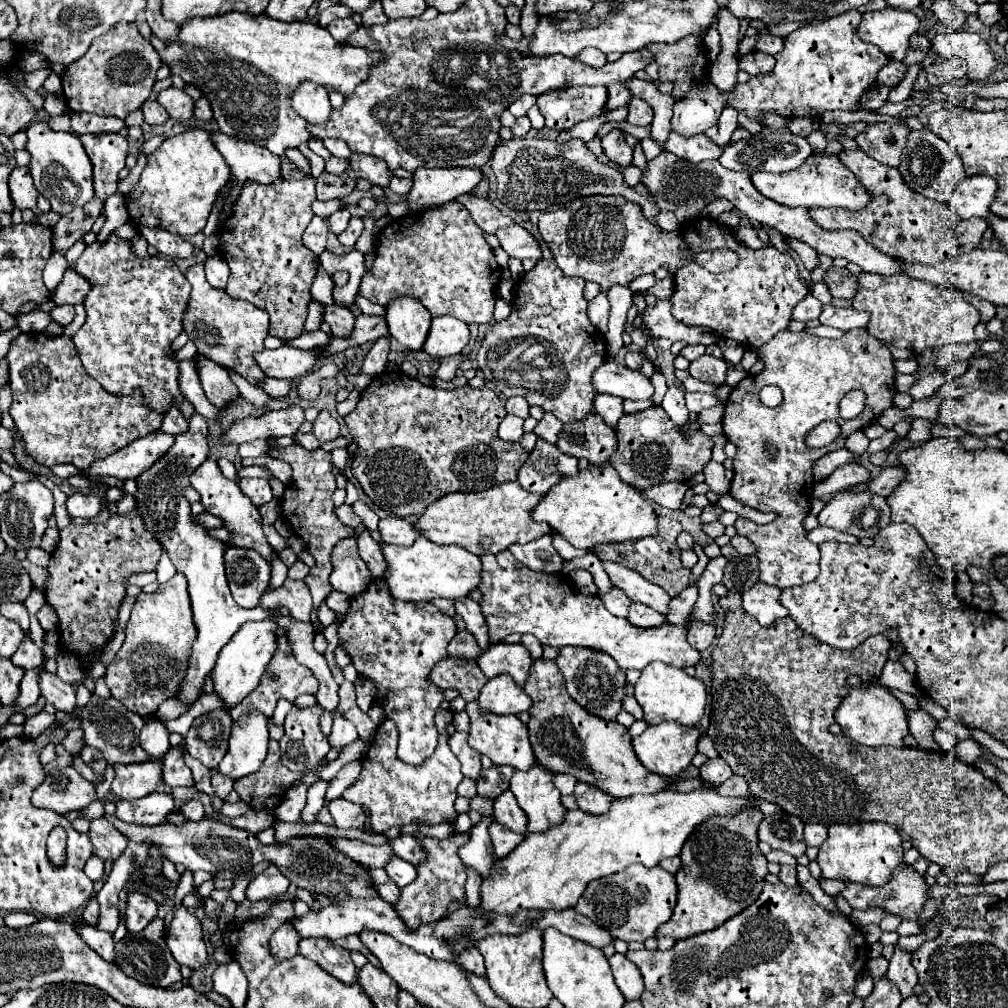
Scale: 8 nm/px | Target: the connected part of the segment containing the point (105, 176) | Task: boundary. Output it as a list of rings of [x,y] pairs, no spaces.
[[[118,133],[80,135],[80,141],[94,167],[94,191],[106,201],[118,187],[118,173],[128,155],[128,141]]]

